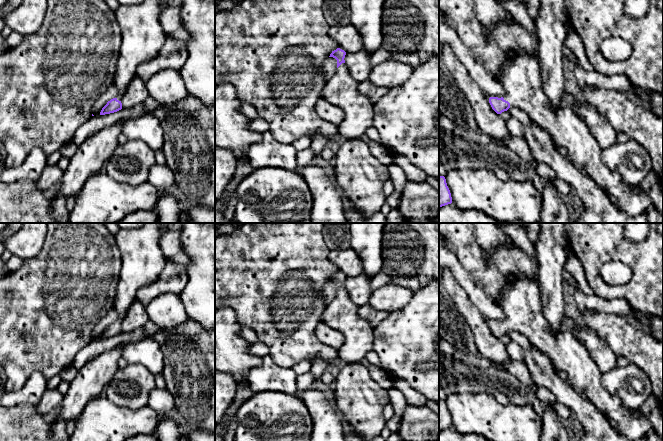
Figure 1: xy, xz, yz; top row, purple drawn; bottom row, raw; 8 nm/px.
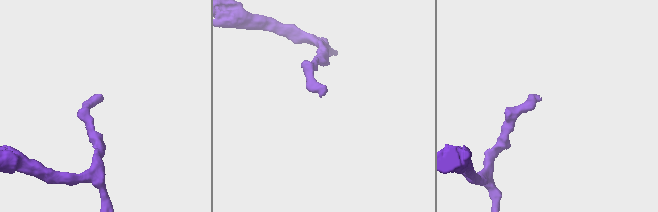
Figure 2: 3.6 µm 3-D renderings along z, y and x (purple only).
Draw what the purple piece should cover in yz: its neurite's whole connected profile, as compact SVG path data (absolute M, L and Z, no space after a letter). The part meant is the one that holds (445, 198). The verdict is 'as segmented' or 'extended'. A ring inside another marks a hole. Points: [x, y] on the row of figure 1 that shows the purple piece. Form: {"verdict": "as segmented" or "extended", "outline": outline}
{"verdict": "as segmented", "outline": "M439 176L439 207L452 203L450 190L444 176Z"}

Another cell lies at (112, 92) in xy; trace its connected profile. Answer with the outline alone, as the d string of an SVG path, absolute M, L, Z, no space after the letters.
M112 84L94 103L92 107L92 114L94 116L100 115L102 108L107 104L107 102L113 98L116 98L118 95L120 95L120 93L120 90L114 84Z

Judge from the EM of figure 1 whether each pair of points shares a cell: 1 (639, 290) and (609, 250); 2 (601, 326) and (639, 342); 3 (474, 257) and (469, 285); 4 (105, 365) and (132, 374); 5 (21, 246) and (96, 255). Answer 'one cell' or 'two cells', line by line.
1: one cell
2: one cell
3: two cells
4: two cells
5: two cells

